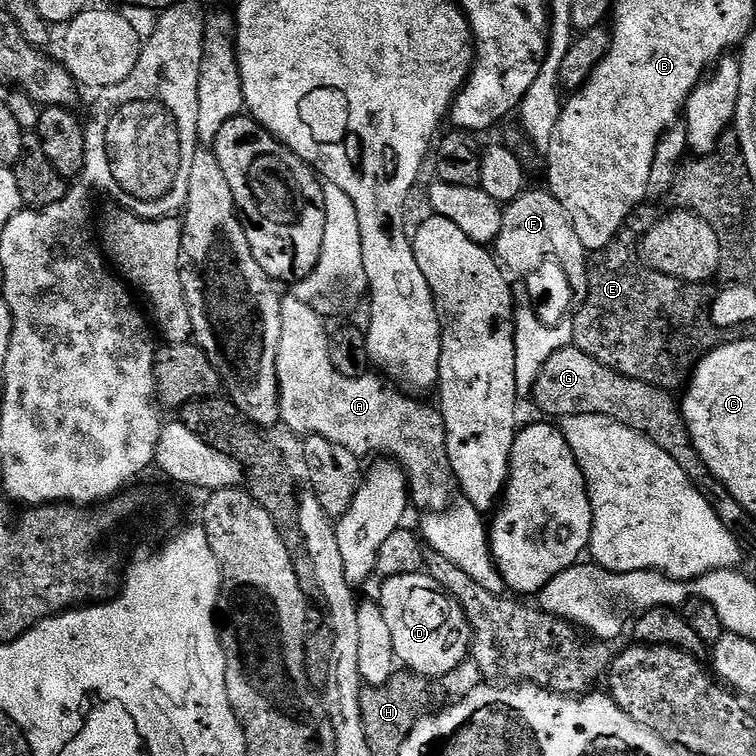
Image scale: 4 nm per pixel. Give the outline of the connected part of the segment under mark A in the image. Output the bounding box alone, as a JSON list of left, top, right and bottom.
[277,294,458,513]

